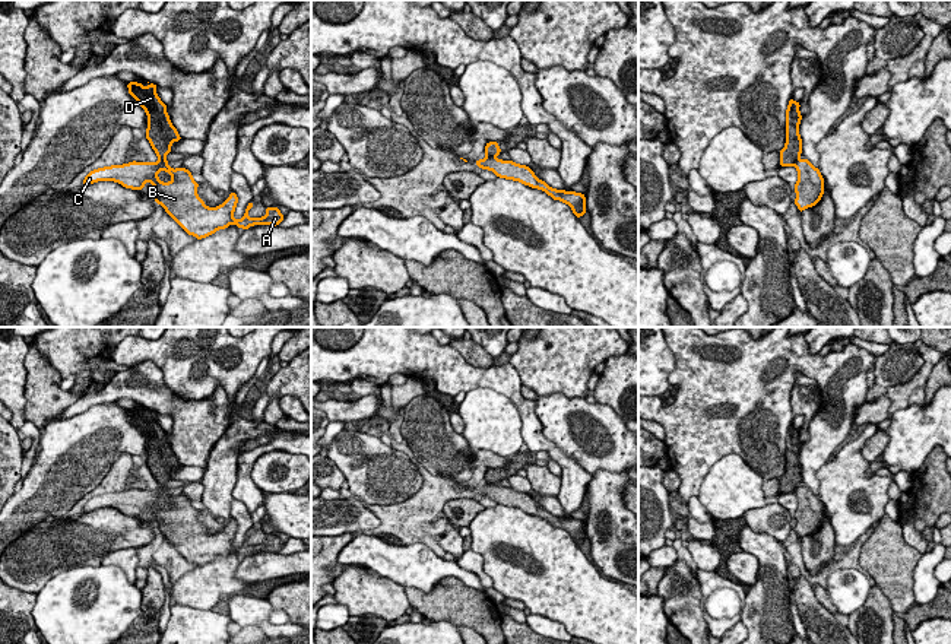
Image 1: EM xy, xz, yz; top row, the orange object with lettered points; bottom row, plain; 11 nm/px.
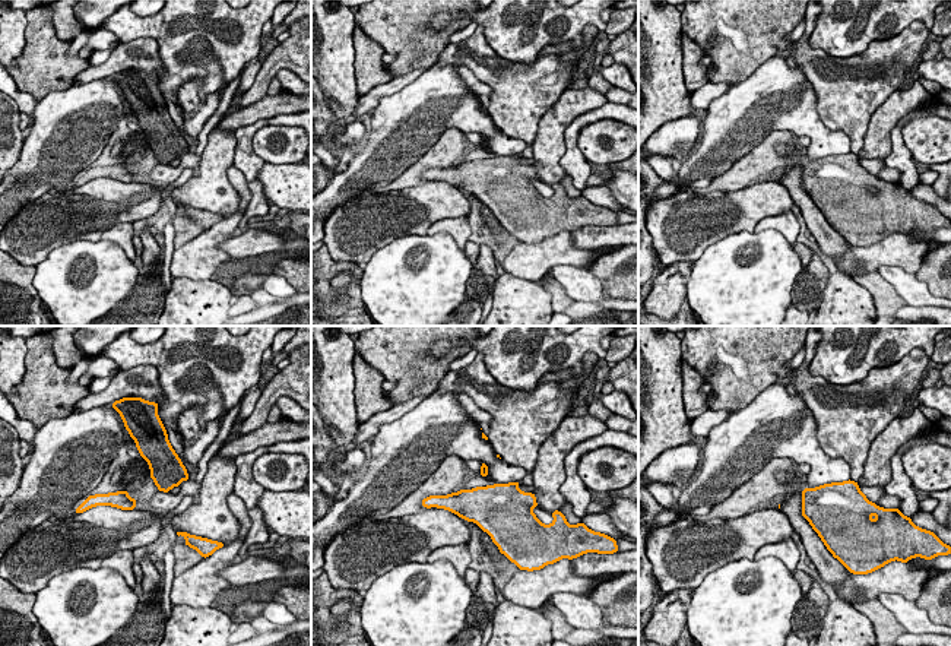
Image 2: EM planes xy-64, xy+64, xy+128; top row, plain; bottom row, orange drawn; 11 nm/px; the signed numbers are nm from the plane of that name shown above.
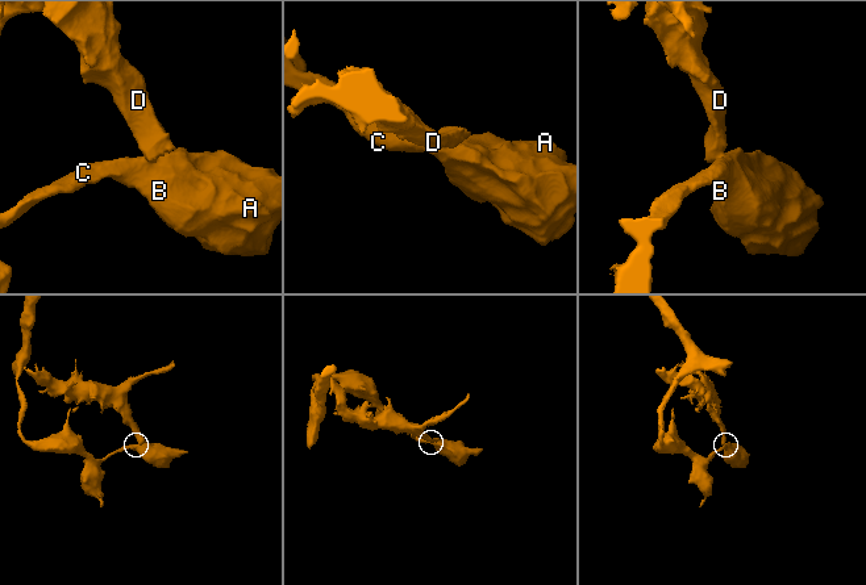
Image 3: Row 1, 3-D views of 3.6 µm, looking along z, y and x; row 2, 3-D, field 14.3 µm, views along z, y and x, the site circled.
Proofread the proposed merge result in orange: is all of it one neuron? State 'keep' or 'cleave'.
cleave

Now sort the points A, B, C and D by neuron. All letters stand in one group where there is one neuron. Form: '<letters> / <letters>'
A B C / D

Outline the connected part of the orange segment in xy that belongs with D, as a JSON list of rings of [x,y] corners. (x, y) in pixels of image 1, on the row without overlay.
[[[133,407],[127,410],[127,415],[129,421],[146,438],[146,466],[149,467],[156,483],[162,488],[167,488],[165,483],[171,480],[172,470],[183,466],[169,447],[167,432],[156,422],[158,413],[155,410],[149,410],[149,413],[145,415],[142,410]]]

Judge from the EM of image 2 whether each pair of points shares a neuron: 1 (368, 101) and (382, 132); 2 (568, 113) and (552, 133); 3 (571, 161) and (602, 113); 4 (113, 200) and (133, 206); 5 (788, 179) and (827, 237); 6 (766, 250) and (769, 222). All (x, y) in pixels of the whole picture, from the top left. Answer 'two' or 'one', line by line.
1: two
2: one
3: one
4: one
5: one
6: two

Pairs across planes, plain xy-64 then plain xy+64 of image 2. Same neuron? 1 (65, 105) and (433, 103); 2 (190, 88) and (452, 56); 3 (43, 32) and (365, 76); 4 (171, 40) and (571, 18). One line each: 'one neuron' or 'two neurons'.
1: one neuron
2: one neuron
3: one neuron
4: one neuron

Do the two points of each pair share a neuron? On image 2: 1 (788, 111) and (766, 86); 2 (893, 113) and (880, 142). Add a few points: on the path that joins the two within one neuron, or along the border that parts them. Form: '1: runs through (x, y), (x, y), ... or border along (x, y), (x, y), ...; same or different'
1: runs through (785, 105), (772, 92); same
2: runs through (885, 120), (880, 126), (880, 135); same

